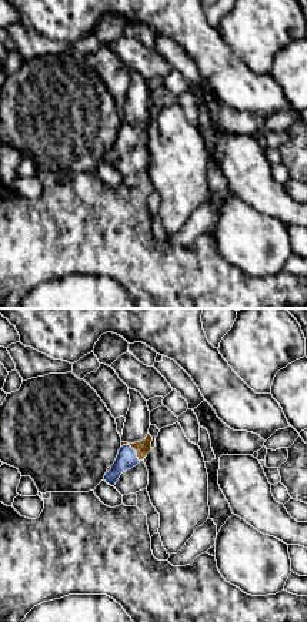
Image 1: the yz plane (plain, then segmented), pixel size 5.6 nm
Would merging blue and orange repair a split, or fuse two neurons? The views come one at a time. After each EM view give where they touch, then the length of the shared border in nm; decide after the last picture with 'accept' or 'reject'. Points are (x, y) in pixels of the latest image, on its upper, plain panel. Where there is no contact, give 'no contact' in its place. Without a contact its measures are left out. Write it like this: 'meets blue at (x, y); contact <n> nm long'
meets blue at (134, 131); contact 140 nm long

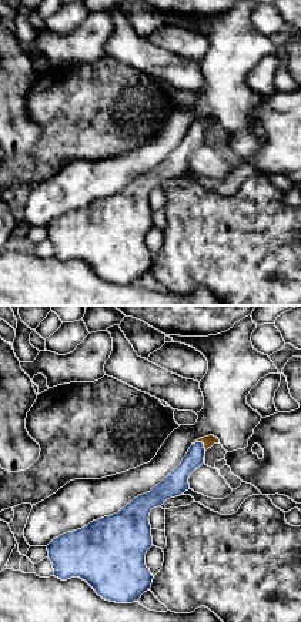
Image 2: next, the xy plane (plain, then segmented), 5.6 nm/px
meets blue at (201, 123); contact 90 nm long

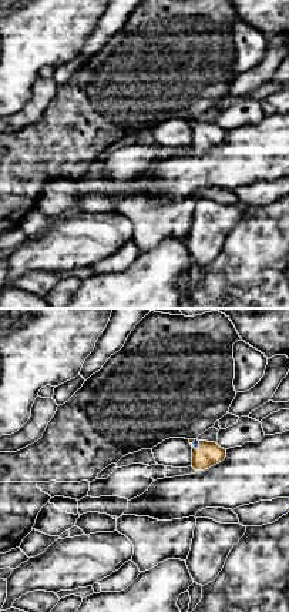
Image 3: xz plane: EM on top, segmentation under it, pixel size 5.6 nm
meets blue at (192, 124); contact 70 nm long

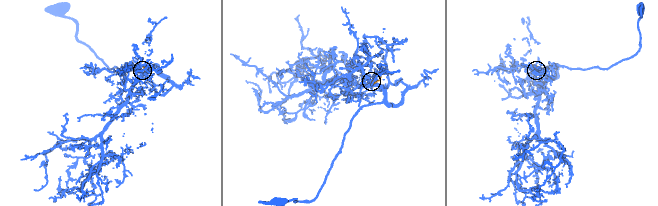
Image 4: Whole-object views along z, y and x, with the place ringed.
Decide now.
accept

